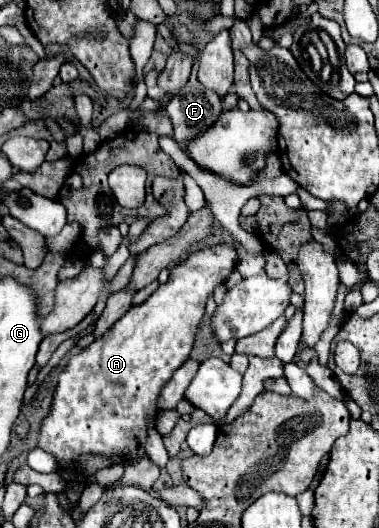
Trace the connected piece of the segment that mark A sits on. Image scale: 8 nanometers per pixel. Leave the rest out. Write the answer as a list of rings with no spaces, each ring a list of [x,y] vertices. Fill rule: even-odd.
[[[226,244],[204,248],[192,254],[188,260],[170,270],[168,282],[158,286],[158,290],[144,304],[132,306],[101,338],[70,358],[68,366],[64,366],[60,372],[50,412],[42,420],[36,440],[42,450],[50,452],[56,458],[60,468],[74,468],[82,454],[102,454],[110,460],[118,458],[120,462],[124,462],[124,458],[126,462],[146,458],[144,446],[148,440],[148,424],[158,416],[158,396],[166,382],[172,378],[174,370],[190,358],[194,334],[204,314],[204,304],[214,286],[224,282],[234,266],[236,250]]]

